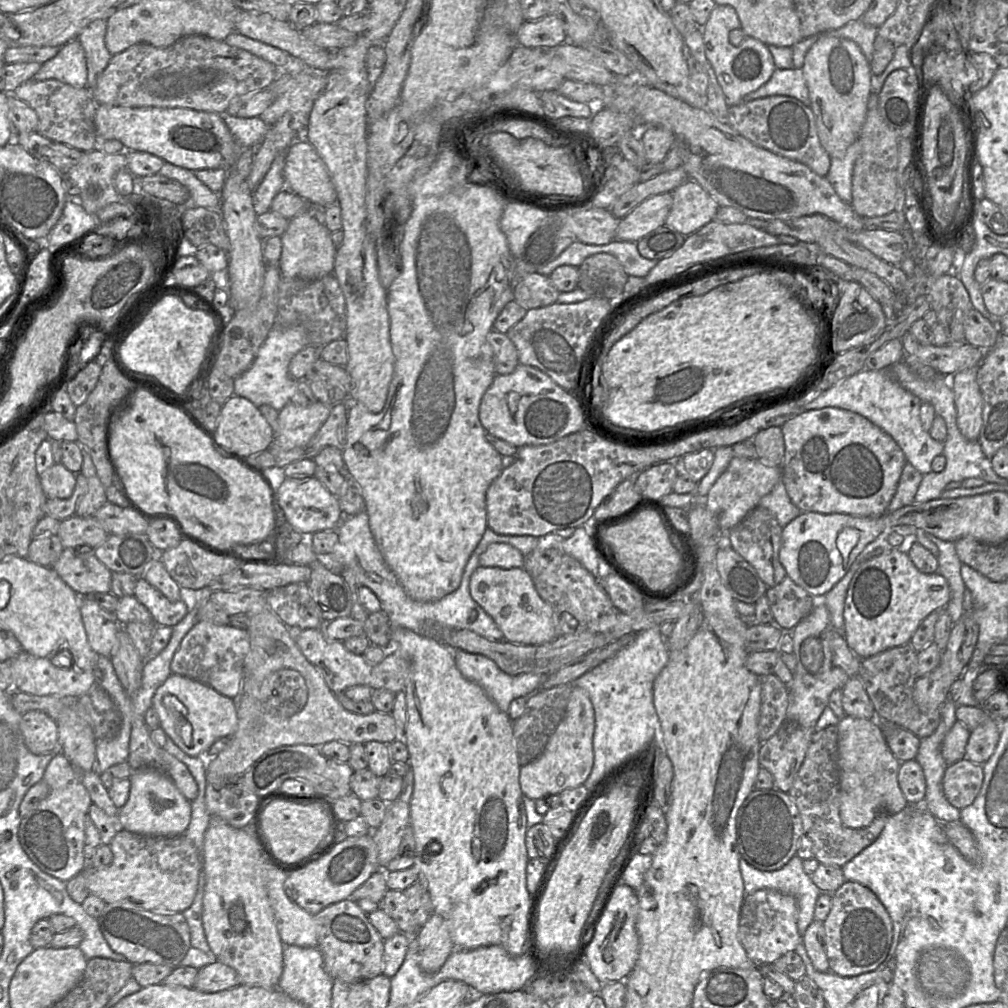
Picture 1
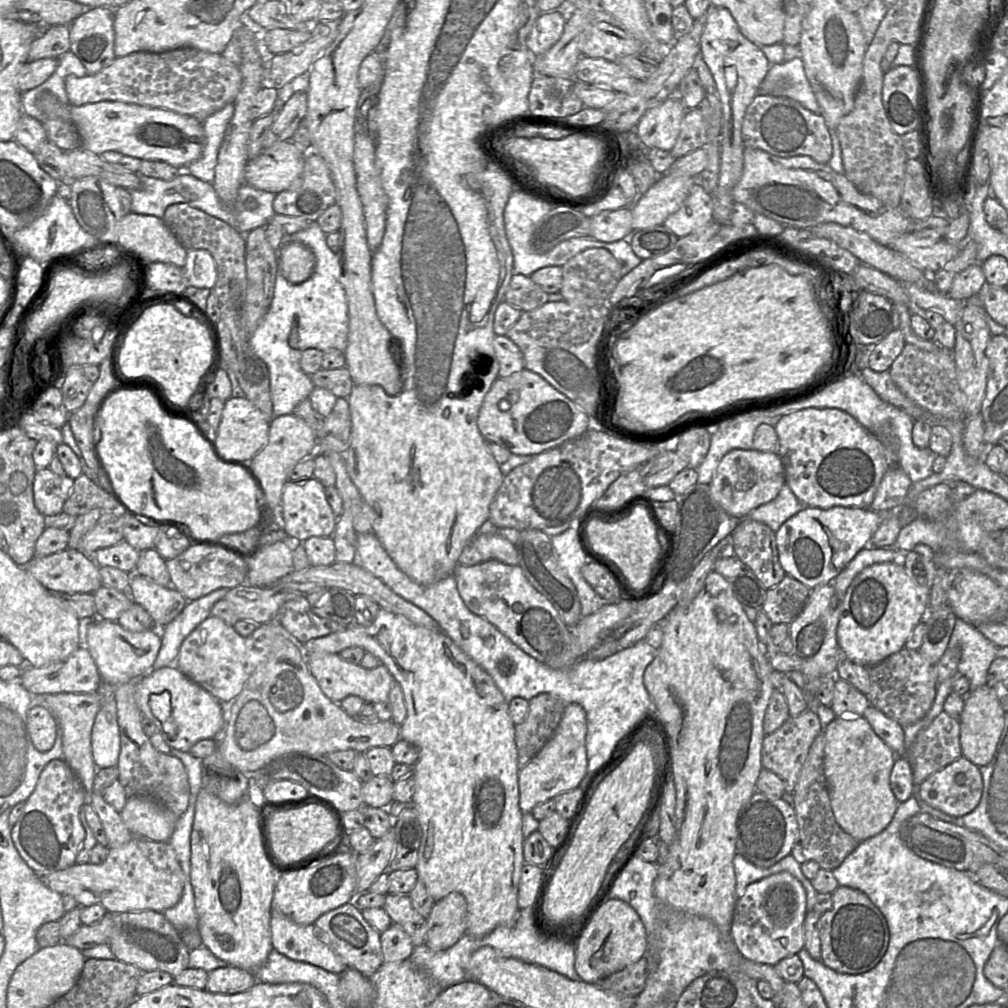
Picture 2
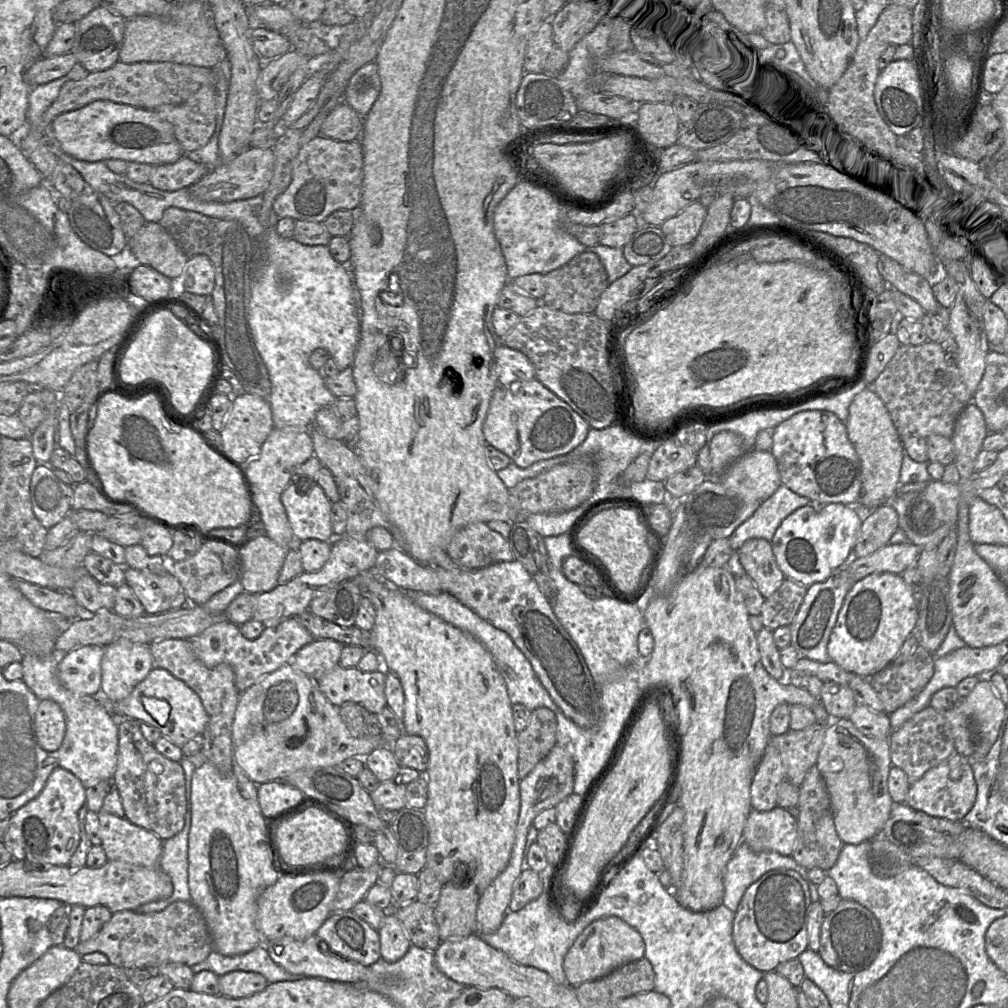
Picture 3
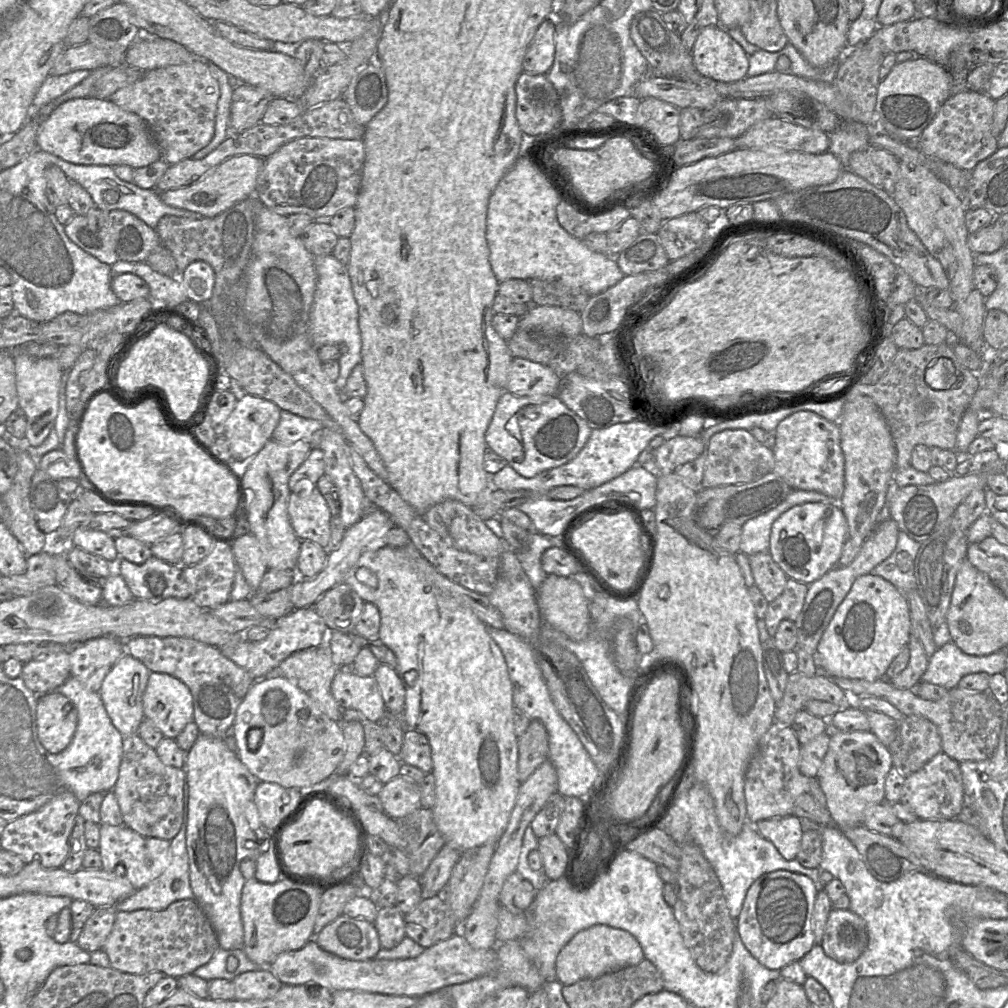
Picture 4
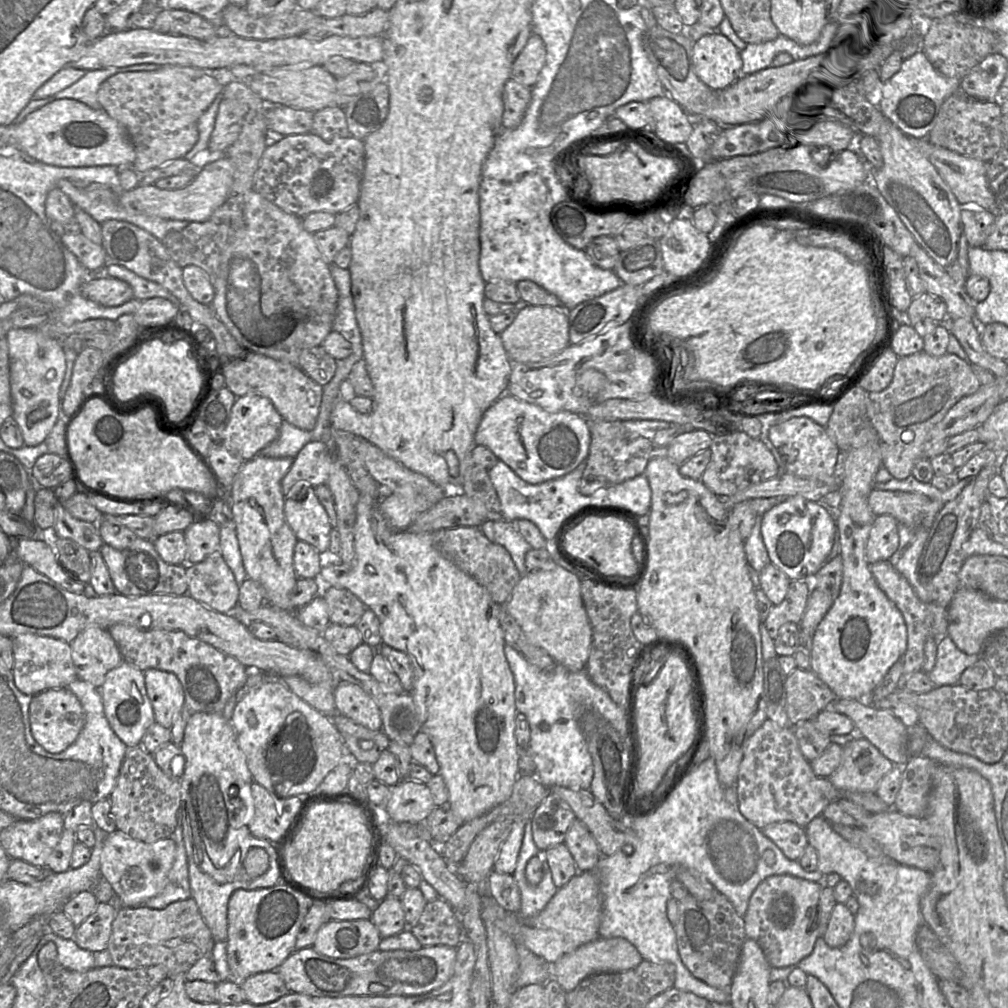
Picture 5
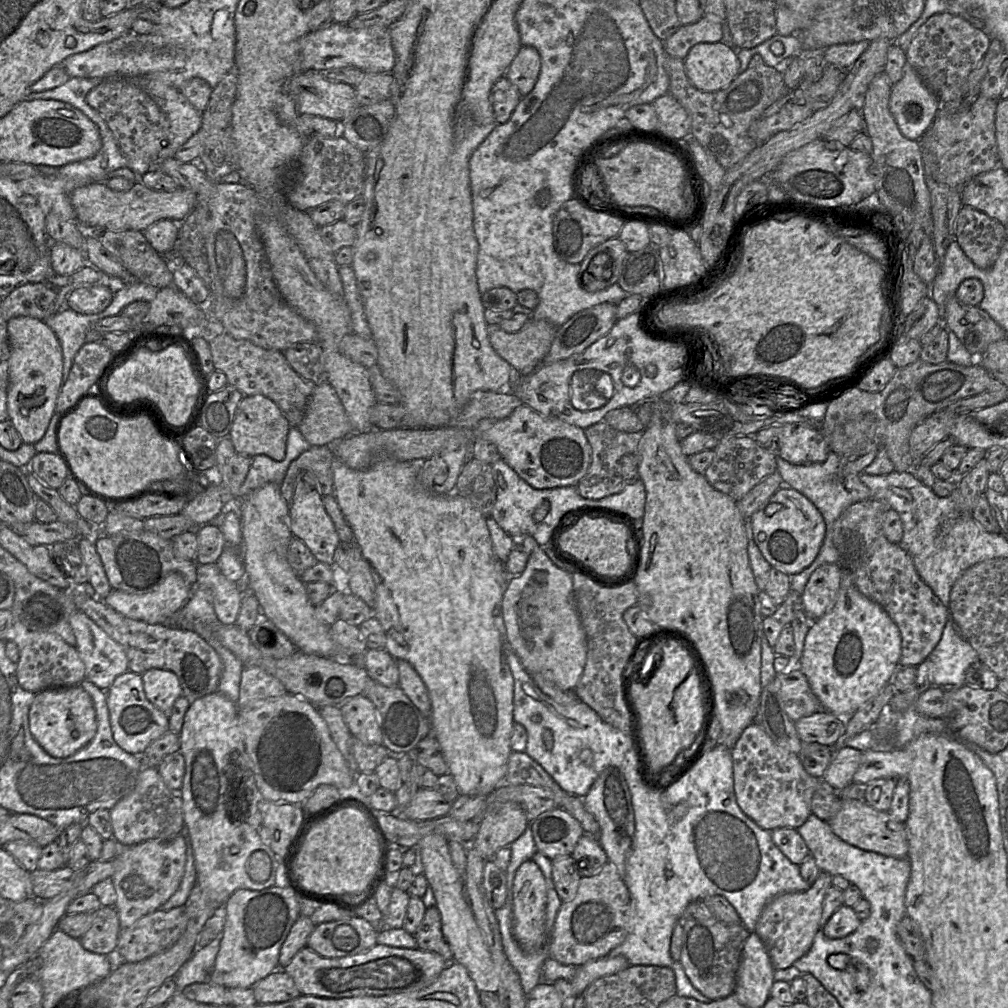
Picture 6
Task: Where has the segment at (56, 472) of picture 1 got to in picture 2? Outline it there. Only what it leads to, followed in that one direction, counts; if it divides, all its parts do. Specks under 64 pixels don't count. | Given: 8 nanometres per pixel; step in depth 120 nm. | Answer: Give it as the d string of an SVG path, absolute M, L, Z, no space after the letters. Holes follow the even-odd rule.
M48 467L36 470L33 481L33 498L35 507L45 517L63 512L64 502L69 497L74 479L60 476Z

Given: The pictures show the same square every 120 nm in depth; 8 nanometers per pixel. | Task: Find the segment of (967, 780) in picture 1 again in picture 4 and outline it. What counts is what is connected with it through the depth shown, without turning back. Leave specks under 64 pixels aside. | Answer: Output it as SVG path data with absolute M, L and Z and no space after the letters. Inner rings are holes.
M944 753L937 754L917 772L906 777L900 799L921 820L953 820L964 806L963 778L959 763Z

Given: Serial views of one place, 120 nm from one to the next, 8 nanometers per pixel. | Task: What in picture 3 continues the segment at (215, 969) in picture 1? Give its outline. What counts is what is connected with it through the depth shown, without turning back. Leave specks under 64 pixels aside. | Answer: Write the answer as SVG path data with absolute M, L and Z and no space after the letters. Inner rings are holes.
M233 971L219 976L220 994L229 998L244 998L263 991L267 980L259 973Z

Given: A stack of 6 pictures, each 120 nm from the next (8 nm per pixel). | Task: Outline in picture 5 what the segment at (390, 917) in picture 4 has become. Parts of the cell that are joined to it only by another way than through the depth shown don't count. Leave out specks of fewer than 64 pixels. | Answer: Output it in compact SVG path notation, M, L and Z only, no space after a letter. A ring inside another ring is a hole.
M384 898L378 902L370 917L381 938L394 936L408 928L404 919L404 912L399 899Z

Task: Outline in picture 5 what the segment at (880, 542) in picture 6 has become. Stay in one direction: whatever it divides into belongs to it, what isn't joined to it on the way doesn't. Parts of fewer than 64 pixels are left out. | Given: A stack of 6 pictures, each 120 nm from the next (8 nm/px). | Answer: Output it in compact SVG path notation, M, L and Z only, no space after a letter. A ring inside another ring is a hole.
M882 560L869 564L869 569L875 578L879 588L886 594L902 613L907 628L907 649L902 658L903 680L911 674L922 671L925 661L924 646L929 638L941 641L947 636L948 616L947 608L933 602L923 602L915 594L907 579L900 574L888 560Z

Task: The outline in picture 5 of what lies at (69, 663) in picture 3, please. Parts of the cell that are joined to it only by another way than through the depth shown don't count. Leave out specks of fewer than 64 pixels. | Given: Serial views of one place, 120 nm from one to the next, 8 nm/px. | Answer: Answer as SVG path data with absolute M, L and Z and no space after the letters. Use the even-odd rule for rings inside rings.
M85 627L70 646L78 678L97 689L103 685L106 674L123 661L118 645L103 627Z

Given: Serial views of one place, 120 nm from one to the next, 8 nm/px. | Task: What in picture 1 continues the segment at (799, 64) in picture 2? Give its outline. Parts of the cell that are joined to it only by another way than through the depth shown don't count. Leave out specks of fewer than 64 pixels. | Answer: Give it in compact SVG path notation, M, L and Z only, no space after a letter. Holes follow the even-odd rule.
M775 69L771 78L757 90L747 94L743 102L769 96L789 96L810 107L808 87L802 69Z

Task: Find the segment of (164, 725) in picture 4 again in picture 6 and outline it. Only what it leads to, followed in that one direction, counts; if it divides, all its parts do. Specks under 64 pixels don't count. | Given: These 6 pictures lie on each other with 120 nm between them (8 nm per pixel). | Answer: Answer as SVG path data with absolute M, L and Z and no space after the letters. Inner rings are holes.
M152 668L141 674L146 698L159 710L169 714L175 701L182 695L180 682L170 670Z

